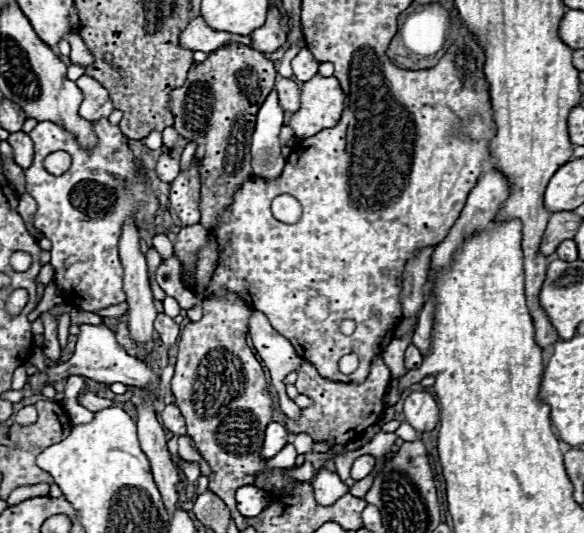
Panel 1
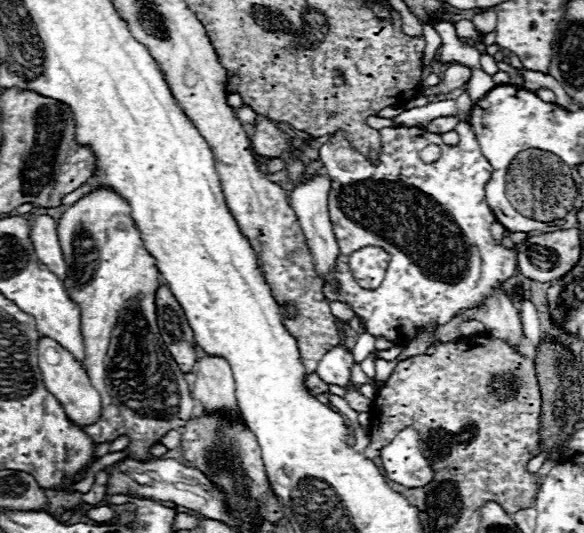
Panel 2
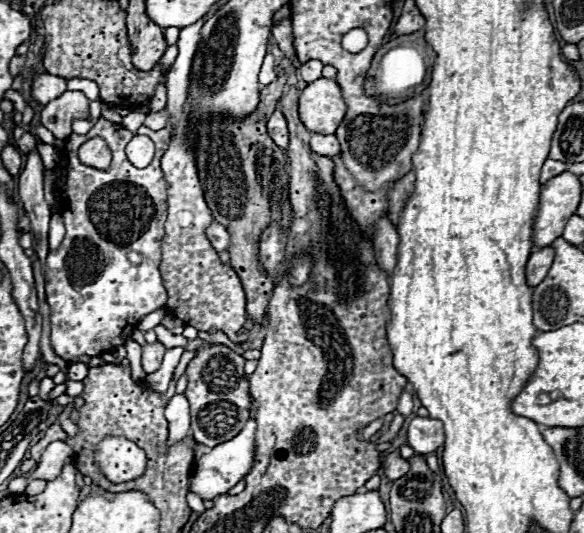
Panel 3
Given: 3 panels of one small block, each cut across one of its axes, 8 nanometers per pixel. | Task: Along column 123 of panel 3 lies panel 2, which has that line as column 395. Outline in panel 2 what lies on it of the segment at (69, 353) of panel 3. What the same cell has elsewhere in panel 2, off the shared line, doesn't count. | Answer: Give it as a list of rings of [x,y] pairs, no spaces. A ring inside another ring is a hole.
[[[458,122],[454,132],[460,136],[460,142],[456,146],[448,146],[442,142],[440,134],[428,132],[424,126],[382,128],[380,136],[384,154],[378,158],[378,162],[354,150],[342,130],[328,136],[328,142],[318,150],[320,160],[332,178],[328,214],[340,248],[336,268],[332,272],[334,280],[338,282],[338,290],[334,292],[330,284],[324,284],[322,292],[328,302],[348,304],[352,312],[366,322],[366,332],[374,338],[382,336],[392,344],[408,344],[410,340],[418,338],[430,324],[442,326],[450,322],[450,318],[460,310],[476,308],[480,300],[492,296],[494,288],[516,272],[516,250],[498,244],[490,232],[490,226],[496,222],[496,218],[484,198],[484,188],[492,176],[492,166],[482,156],[476,134],[468,122]],[[428,144],[436,144],[442,150],[440,158],[432,164],[424,164],[420,160],[420,152]],[[366,246],[380,246],[390,254],[386,278],[376,290],[364,290],[358,286],[348,268],[350,254]]]

